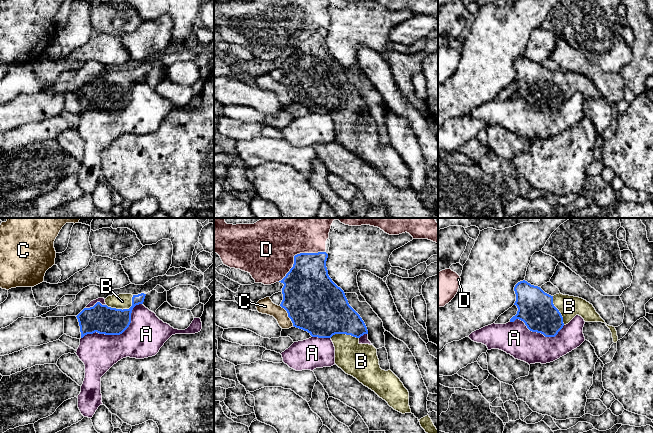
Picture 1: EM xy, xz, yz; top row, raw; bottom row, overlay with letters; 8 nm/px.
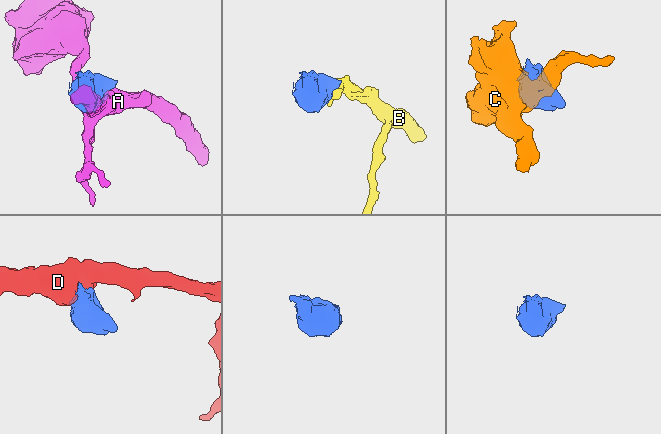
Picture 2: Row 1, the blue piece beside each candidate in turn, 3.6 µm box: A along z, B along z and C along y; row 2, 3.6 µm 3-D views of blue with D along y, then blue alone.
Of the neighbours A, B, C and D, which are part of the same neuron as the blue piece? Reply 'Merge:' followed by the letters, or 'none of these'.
Merge: B

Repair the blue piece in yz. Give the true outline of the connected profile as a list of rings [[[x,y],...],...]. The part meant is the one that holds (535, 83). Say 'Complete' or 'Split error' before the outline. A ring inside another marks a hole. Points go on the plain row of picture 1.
Split error. [[[525,56],[518,58],[514,63],[514,67],[516,70],[514,81],[517,82],[518,87],[510,95],[510,98],[519,95],[525,99],[530,107],[541,109],[545,113],[555,113],[563,102],[568,100],[576,91],[581,92],[585,98],[605,99],[593,81],[582,74],[561,69],[551,72],[540,63],[531,61]]]

